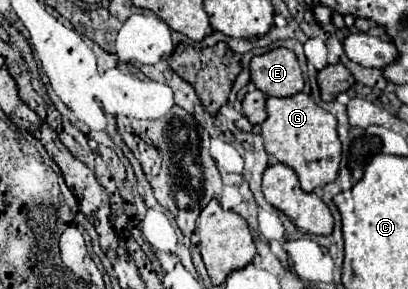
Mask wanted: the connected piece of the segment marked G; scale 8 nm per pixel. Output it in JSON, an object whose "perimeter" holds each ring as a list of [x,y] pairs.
{"perimeter":[[[304,92],[286,98],[268,98],[266,112],[268,118],[262,124],[266,152],[296,170],[302,190],[312,192],[316,186],[324,186],[338,176],[342,144],[336,134],[336,118],[330,112],[316,106]]]}

